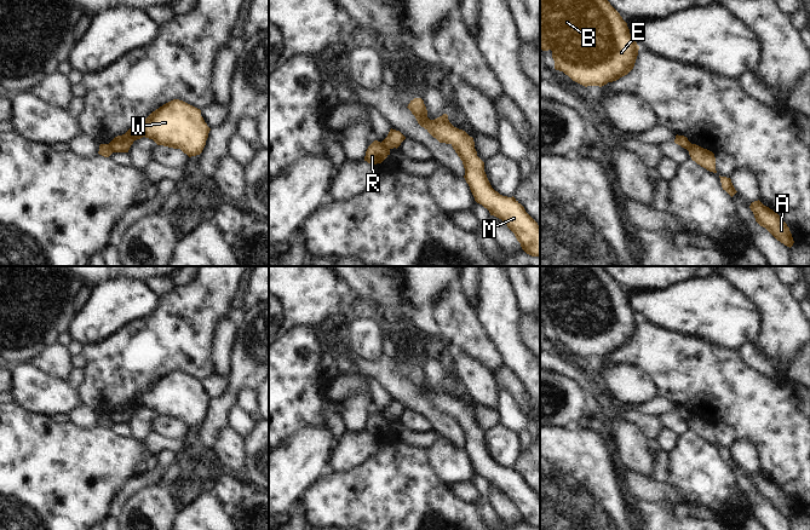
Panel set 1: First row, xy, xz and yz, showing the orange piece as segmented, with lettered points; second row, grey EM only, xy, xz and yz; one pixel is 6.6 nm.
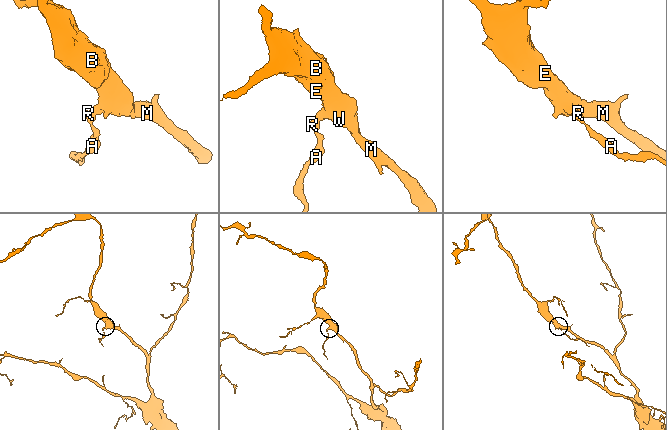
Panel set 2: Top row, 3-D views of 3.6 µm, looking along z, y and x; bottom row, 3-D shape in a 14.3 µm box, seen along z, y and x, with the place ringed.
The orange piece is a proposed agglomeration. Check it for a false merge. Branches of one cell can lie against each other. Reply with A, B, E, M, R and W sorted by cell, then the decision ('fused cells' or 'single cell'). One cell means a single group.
A R / B E M W | fused cells

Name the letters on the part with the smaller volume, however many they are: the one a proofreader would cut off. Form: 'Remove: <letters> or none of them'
Remove: A, R

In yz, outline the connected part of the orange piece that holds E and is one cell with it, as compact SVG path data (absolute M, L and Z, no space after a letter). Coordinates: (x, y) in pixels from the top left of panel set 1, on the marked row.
M540 0L540 48L551 50L555 69L573 81L602 87L633 69L639 46L608 0Z

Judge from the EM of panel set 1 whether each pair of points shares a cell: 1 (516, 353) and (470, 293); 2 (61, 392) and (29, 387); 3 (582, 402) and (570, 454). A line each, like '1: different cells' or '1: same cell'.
1: different cells
2: same cell
3: different cells

